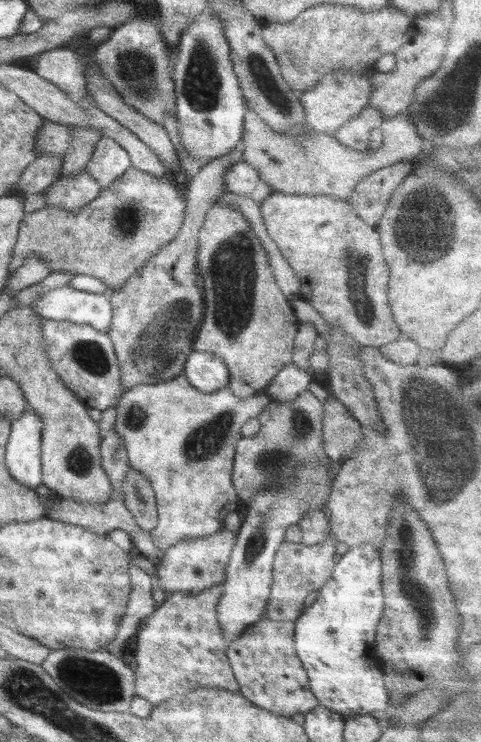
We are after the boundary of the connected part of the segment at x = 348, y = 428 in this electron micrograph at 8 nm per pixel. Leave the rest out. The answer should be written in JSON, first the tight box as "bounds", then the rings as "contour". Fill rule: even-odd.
{"bounds":[321,396,364,464],"contour":[[[328,396],[321,403],[324,414],[322,446],[330,460],[342,464],[351,457],[358,444],[362,444],[364,432],[361,424],[334,396]]]}

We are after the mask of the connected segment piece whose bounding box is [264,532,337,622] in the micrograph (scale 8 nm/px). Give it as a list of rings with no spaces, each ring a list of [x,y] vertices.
[[[330,532],[322,542],[307,545],[303,542],[288,542],[284,540],[277,548],[276,560],[273,565],[273,581],[271,593],[264,610],[265,616],[278,622],[295,622],[301,615],[303,604],[308,594],[314,590],[320,590],[330,578],[336,562],[337,538]]]

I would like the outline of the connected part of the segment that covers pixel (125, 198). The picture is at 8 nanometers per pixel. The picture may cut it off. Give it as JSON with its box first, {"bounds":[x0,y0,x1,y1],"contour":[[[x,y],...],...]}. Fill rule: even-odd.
{"bounds":[9,166,186,289],"contour":[[[131,166],[110,186],[101,188],[99,195],[78,212],[71,212],[57,206],[45,206],[30,214],[25,214],[19,226],[9,272],[18,270],[29,255],[35,255],[53,272],[94,276],[111,289],[120,288],[130,276],[139,272],[150,260],[150,256],[160,252],[160,248],[166,246],[180,232],[185,217],[185,201],[186,199],[178,193],[172,177],[158,178]]]}

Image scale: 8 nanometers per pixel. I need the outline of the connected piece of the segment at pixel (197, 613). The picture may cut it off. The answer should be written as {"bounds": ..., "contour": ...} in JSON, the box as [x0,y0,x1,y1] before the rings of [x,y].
{"bounds":[134,585,240,706],"contour":[[[223,585],[202,589],[196,595],[173,592],[154,609],[141,623],[137,632],[134,659],[138,664],[135,671],[135,694],[145,698],[152,706],[158,706],[172,695],[182,695],[202,688],[223,688],[240,693],[239,684],[226,656],[229,641],[222,634],[217,619],[217,602],[223,596]]]}

